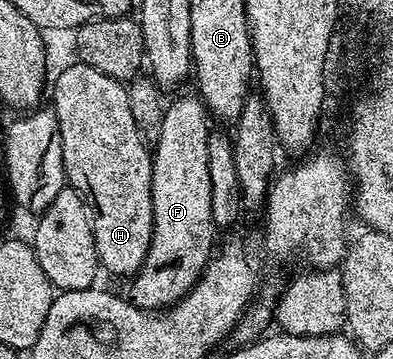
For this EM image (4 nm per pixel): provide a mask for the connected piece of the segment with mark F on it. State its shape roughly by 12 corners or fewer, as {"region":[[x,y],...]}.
{"region":[[168,103],[152,147],[153,235],[127,291],[164,312],[205,273],[211,115]]}

